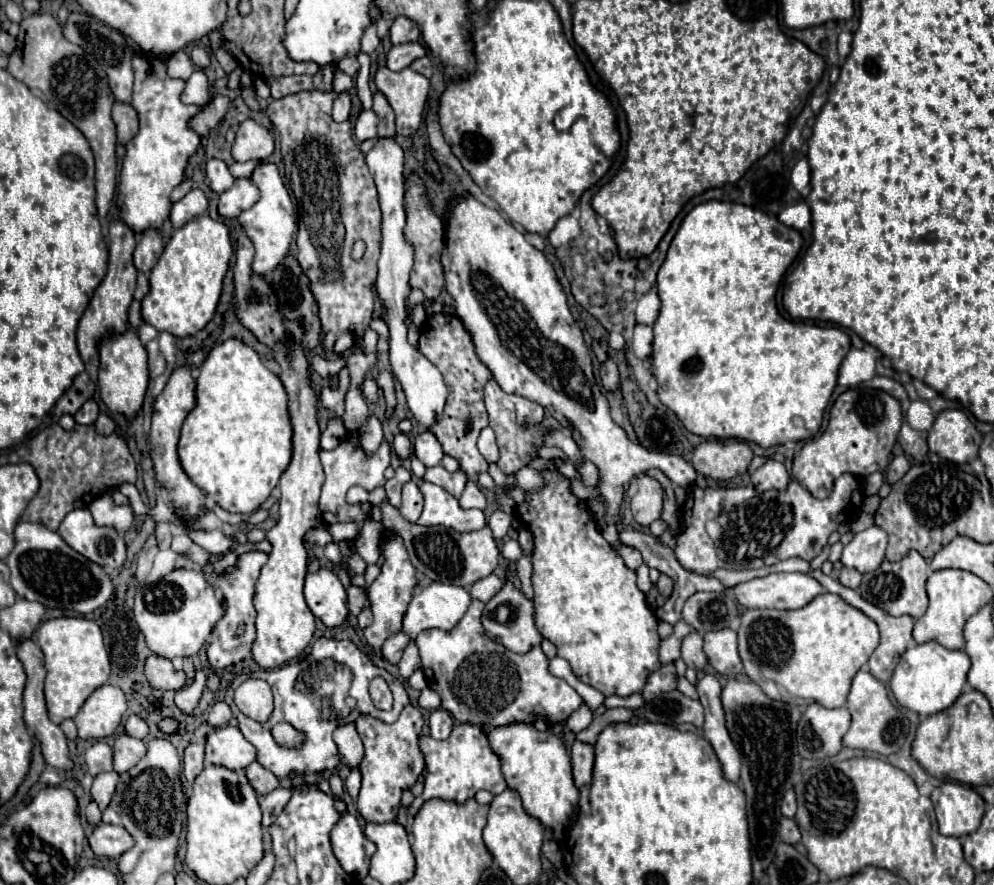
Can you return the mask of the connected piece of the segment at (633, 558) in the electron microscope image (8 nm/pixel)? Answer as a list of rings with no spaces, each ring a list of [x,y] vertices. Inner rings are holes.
[[[612,545],[612,549],[622,557],[624,565],[626,565],[628,569],[636,571],[636,569],[642,565],[642,557],[640,557],[640,553],[636,553],[636,549],[628,549],[628,547],[624,547],[624,545]]]

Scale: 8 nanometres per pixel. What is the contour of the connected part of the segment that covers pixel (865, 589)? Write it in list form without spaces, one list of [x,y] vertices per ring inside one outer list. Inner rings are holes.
[[[912,551],[912,553],[908,553],[908,557],[904,557],[898,563],[884,561],[876,571],[866,573],[858,587],[858,593],[862,595],[862,599],[884,609],[892,617],[910,615],[912,619],[920,619],[928,607],[928,595],[926,595],[928,575],[930,575],[928,561],[918,551]]]

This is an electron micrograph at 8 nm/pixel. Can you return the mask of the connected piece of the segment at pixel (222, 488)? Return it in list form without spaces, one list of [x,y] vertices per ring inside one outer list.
[[[238,339],[216,345],[204,359],[196,379],[196,405],[188,413],[178,443],[178,459],[190,481],[212,495],[230,513],[254,513],[278,485],[280,475],[292,459],[292,423],[288,417],[288,395],[280,379],[264,367],[254,349]]]

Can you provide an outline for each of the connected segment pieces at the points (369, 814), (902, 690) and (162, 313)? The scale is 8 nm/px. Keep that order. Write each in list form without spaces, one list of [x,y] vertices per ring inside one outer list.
[[[406,705],[394,723],[384,723],[372,715],[360,715],[356,719],[358,733],[364,743],[364,759],[360,763],[362,787],[356,799],[358,813],[368,823],[390,823],[400,811],[400,795],[406,787],[412,787],[424,769],[424,755],[418,749],[418,737],[424,719],[418,707]]]
[[[936,641],[914,645],[902,653],[894,669],[894,675],[890,679],[890,689],[902,707],[922,717],[932,715],[938,713],[940,709],[948,709],[948,705],[952,705],[956,697],[960,697],[968,669],[970,669],[970,659],[964,651],[944,649]]]
[[[208,215],[194,217],[174,231],[166,241],[164,253],[150,271],[150,291],[142,299],[144,323],[150,323],[156,331],[168,331],[174,337],[188,337],[204,329],[218,305],[230,257],[232,245],[226,225]]]

